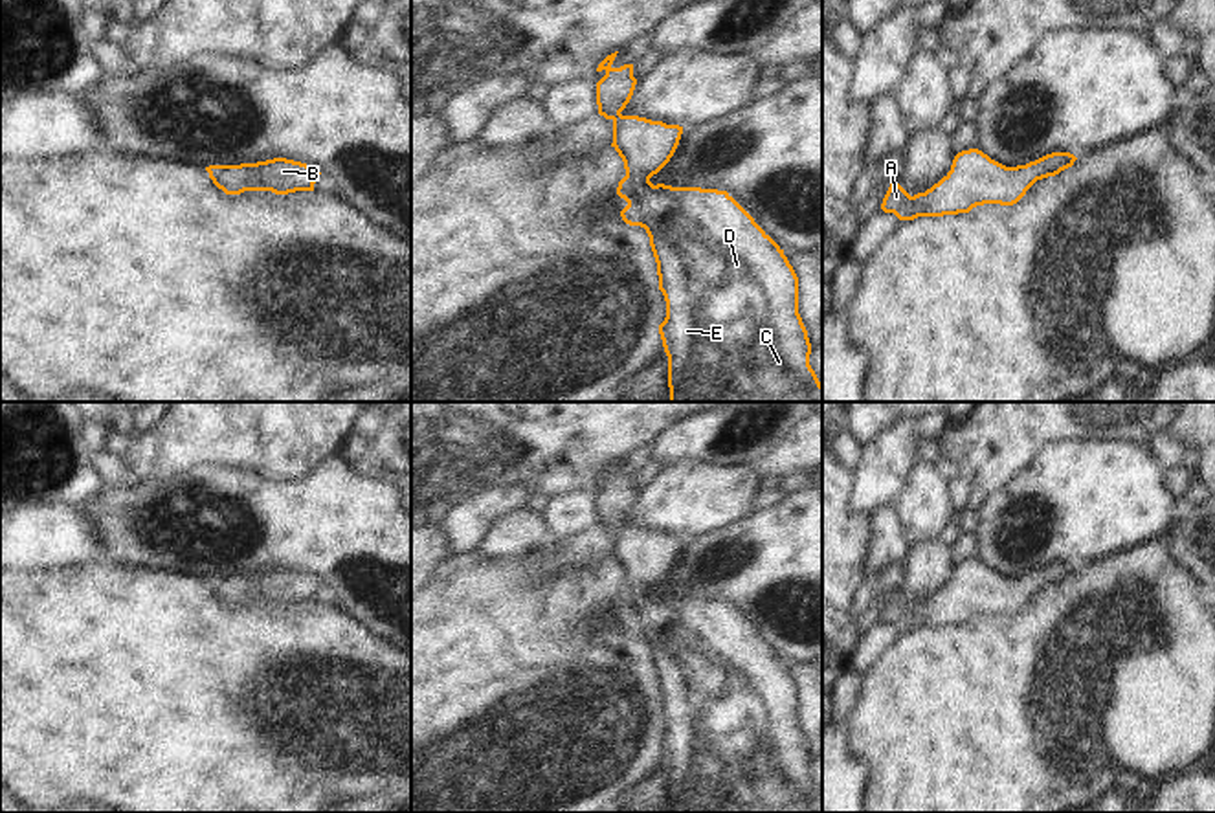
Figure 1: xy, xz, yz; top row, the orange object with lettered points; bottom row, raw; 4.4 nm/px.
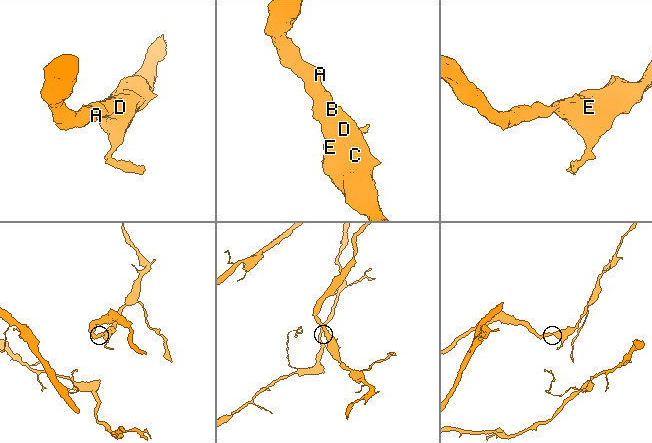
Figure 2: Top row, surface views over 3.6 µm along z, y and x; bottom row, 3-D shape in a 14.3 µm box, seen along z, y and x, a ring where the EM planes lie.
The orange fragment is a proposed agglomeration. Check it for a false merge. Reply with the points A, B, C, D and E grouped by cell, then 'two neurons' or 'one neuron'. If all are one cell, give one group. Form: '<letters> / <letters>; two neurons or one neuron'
A B C D E; one neuron

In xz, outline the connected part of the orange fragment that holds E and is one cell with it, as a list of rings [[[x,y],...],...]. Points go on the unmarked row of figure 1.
[[[617,464],[608,466],[596,479],[606,483],[596,494],[596,516],[598,525],[613,532],[611,558],[626,580],[617,598],[617,606],[628,613],[620,628],[626,635],[646,640],[657,674],[659,701],[666,712],[659,745],[668,767],[670,813],[822,813],[822,795],[809,776],[811,754],[798,725],[798,688],[784,661],[727,602],[650,593],[674,567],[683,538],[620,525],[637,490],[633,475],[611,477]]]

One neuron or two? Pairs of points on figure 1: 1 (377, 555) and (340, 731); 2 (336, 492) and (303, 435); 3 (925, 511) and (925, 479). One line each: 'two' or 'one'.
1: two
2: two
3: one

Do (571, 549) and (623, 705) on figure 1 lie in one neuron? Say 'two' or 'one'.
two

